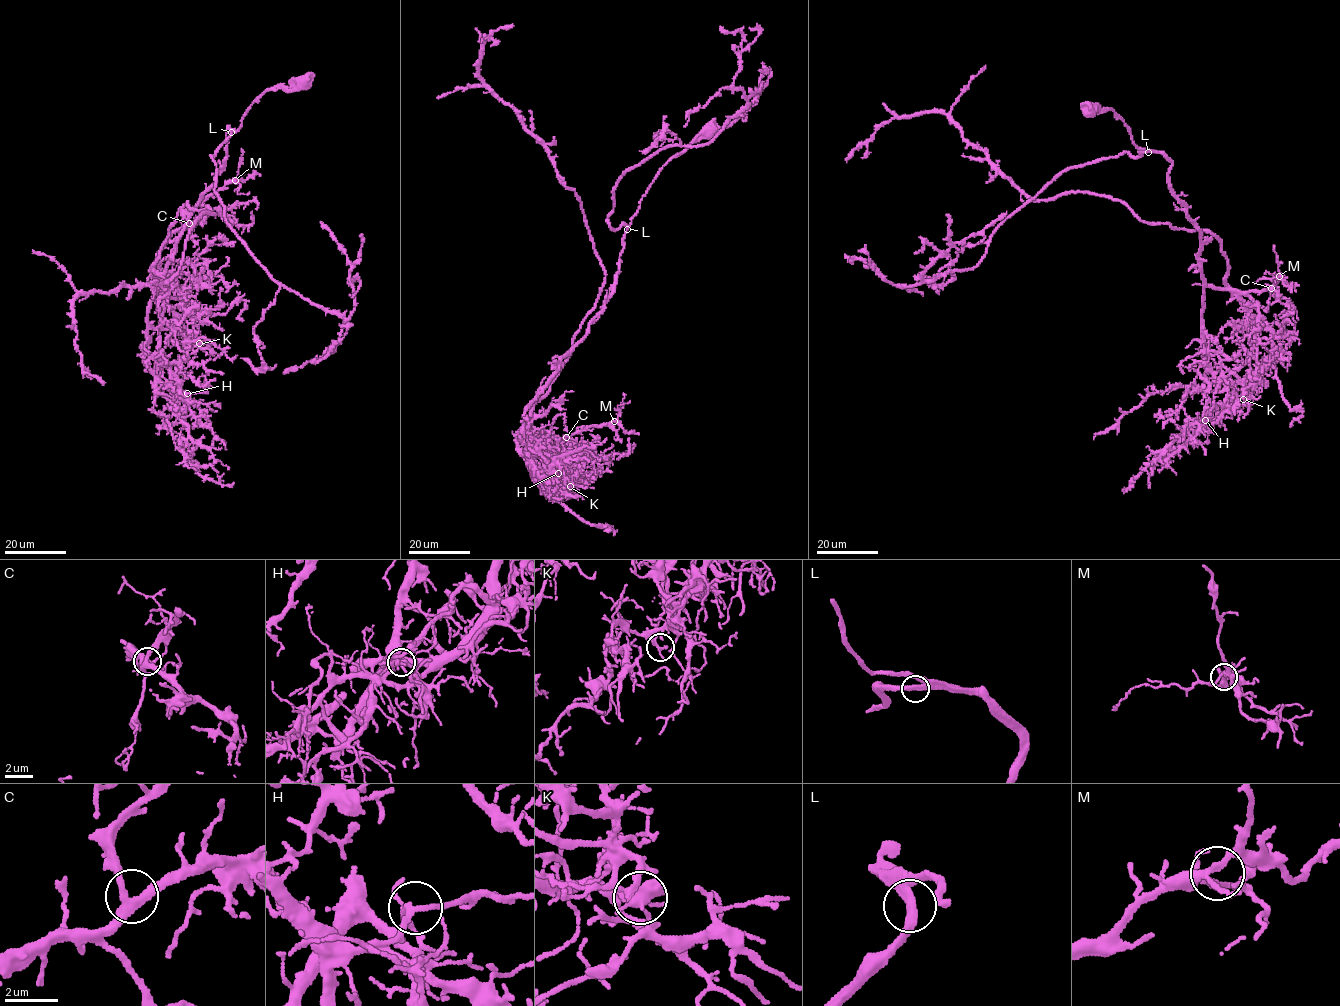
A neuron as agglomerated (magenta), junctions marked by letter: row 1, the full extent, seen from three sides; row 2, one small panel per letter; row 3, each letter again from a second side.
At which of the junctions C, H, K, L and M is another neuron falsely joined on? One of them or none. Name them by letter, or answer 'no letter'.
K

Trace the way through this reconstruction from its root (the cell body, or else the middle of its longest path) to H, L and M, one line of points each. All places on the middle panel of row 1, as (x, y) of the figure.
H: (708, 131), (672, 157), (642, 197), (605, 309), (526, 410), (517, 448), (534, 465), (558, 473)
L: (708, 131), (699, 135), (684, 151), (674, 155), (664, 166), (642, 197), (627, 229)
M: (708, 131), (672, 157), (642, 197), (623, 241), (614, 291), (539, 390), (532, 431), (561, 438), (614, 421)

